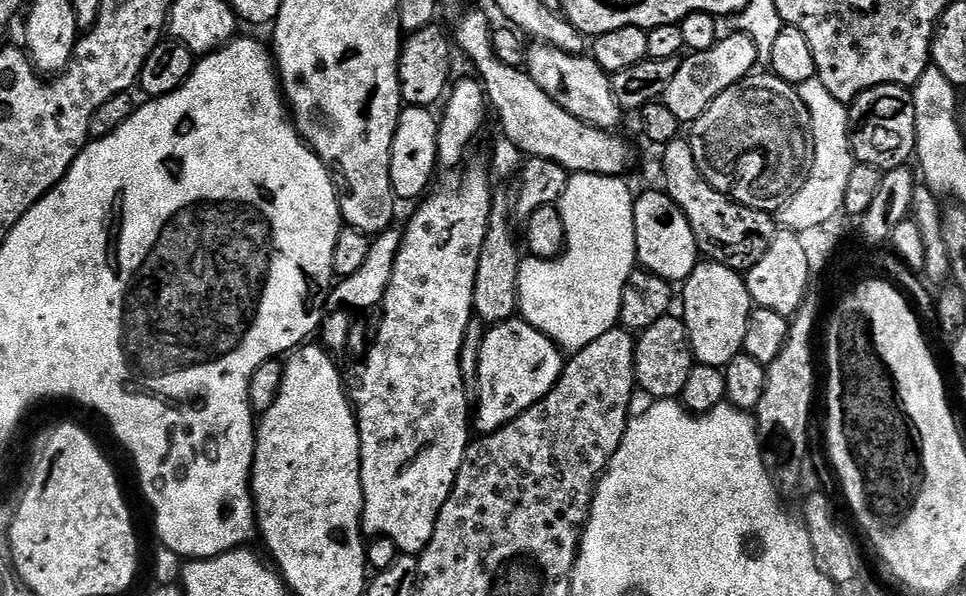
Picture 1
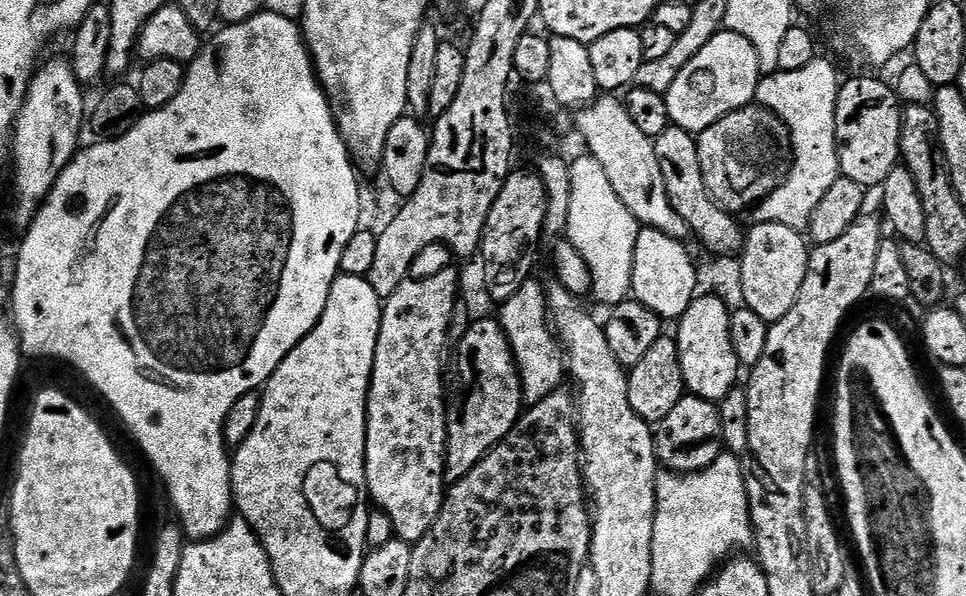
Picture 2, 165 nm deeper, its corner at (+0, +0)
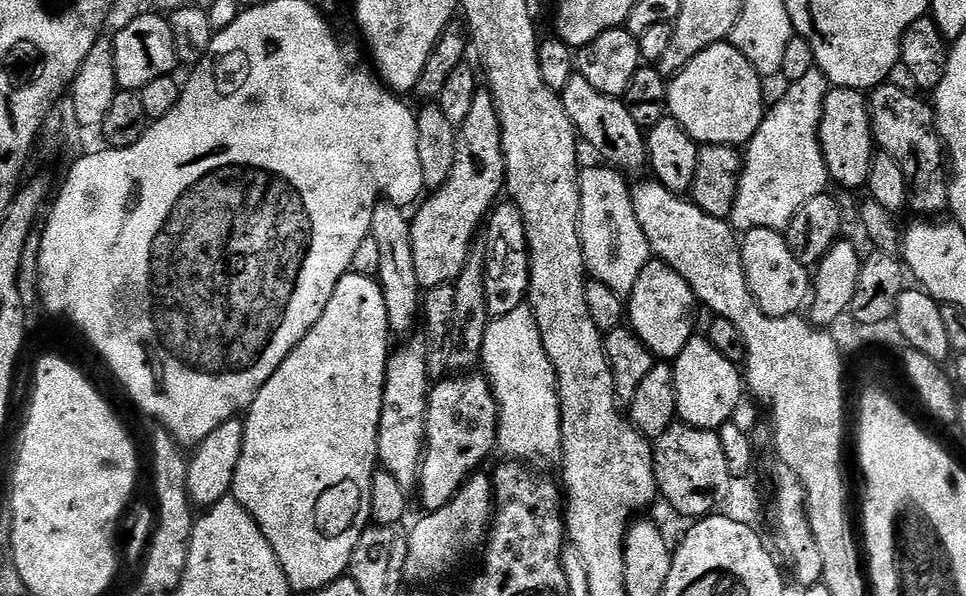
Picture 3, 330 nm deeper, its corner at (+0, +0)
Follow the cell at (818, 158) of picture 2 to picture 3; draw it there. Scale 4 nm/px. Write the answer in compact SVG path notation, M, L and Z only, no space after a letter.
M814 70L803 78L791 81L787 87L781 94L780 101L765 111L758 130L746 145L748 153L745 151L742 156L740 181L730 217L731 227L740 234L755 228L769 228L775 232L786 229L798 208L815 195L824 194L830 184L820 145L820 119L830 87L828 79L823 72Z

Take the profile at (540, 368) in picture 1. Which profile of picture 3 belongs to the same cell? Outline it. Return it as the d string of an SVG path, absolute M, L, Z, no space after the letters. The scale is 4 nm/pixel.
M456 374L453 380L440 380L428 393L428 413L425 414L424 458L420 461L418 493L425 513L442 510L446 502L456 497L456 491L488 455L496 443L498 409L496 396L488 377L483 374Z

